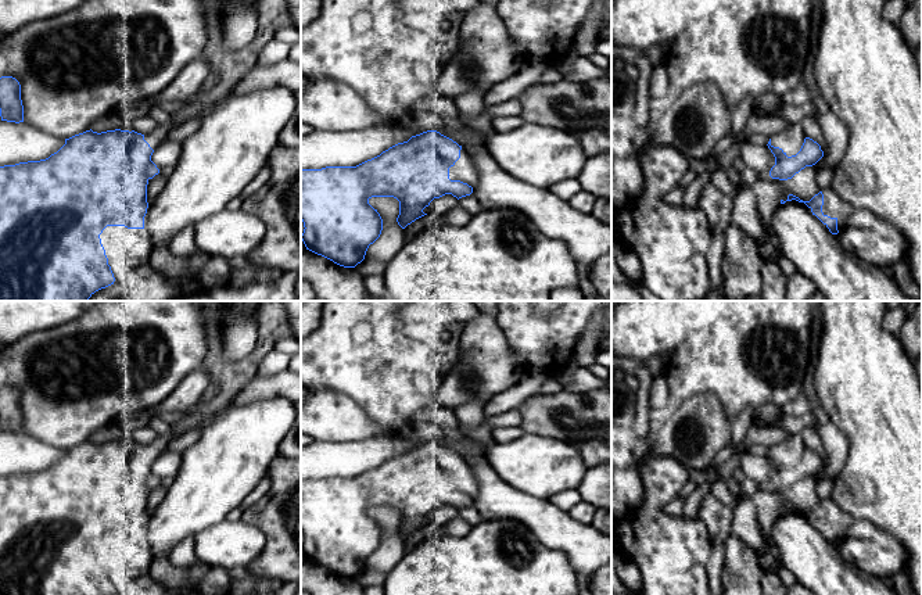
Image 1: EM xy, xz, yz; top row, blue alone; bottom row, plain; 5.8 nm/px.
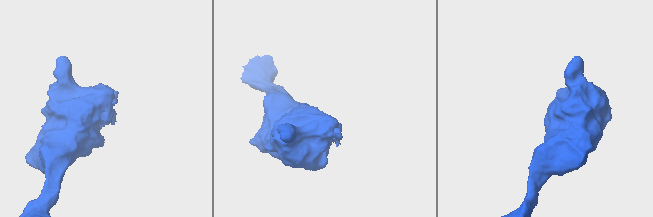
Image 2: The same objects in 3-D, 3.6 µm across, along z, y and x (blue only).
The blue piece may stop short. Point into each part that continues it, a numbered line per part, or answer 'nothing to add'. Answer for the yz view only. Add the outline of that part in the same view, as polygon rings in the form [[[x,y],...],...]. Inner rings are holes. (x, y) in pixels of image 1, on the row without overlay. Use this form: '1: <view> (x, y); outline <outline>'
1: yz (790, 451); outline [[[792,434],[785,441],[769,448],[771,456],[779,458],[788,467],[796,466],[806,449],[801,434]]]

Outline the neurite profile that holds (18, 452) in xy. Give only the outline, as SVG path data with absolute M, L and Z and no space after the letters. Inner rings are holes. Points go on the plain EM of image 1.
M0 431L0 477L46 470L64 455L65 449L24 433Z

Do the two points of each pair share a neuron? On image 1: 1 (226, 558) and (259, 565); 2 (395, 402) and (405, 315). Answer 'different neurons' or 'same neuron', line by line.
1: different neurons
2: different neurons

